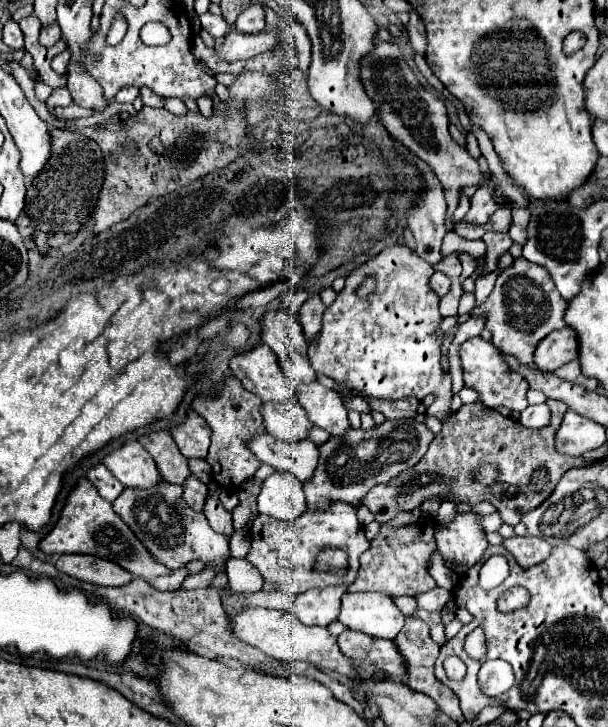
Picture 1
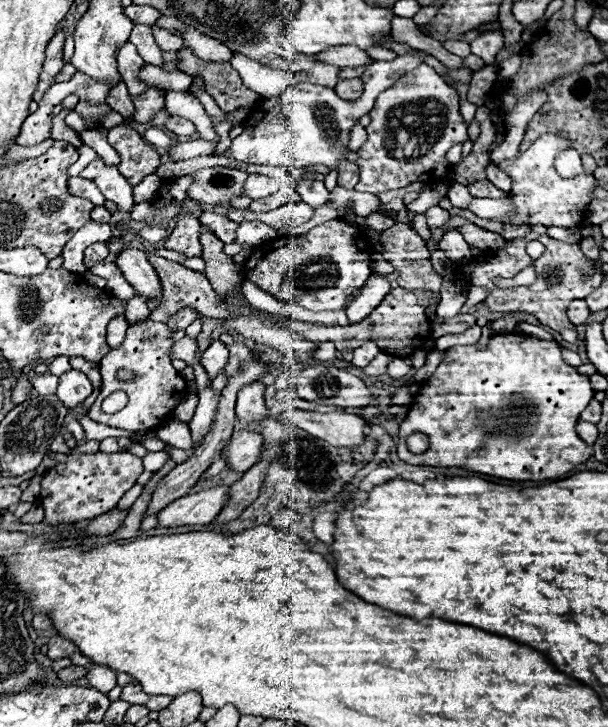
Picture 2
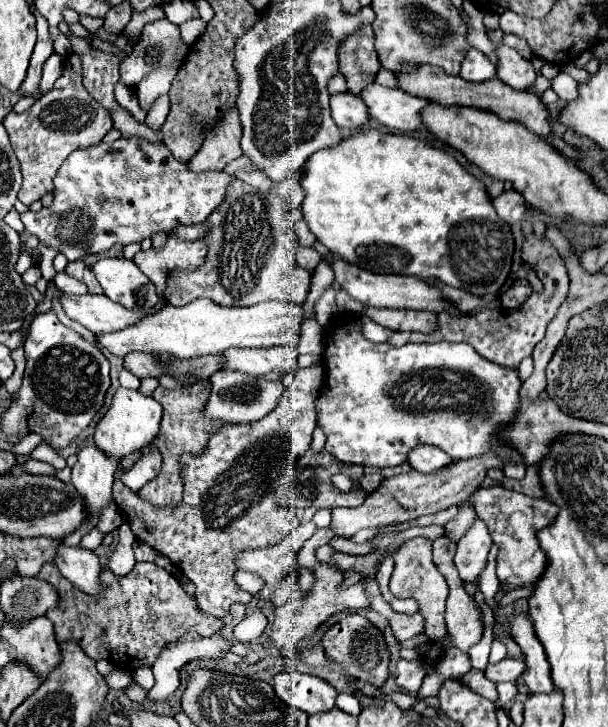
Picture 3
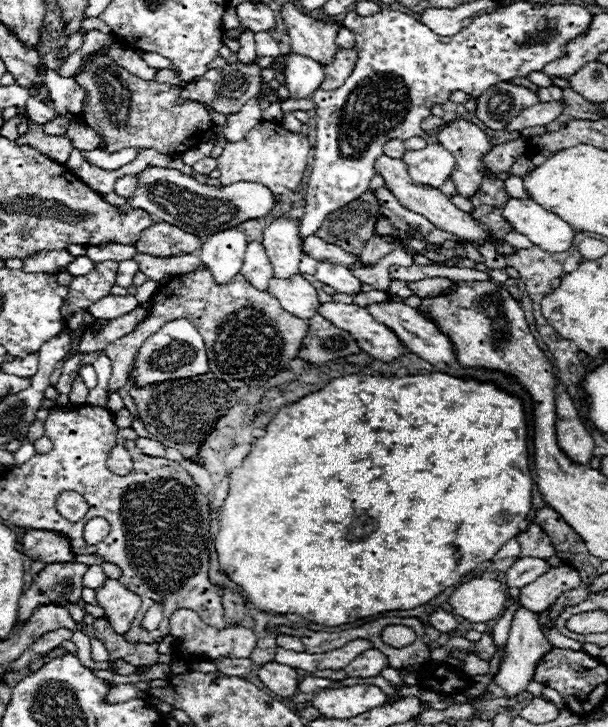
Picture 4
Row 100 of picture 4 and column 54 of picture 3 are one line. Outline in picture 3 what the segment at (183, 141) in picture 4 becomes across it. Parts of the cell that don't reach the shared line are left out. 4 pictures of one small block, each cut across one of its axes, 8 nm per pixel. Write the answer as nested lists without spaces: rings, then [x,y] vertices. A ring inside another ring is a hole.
[[[72,52],[66,60],[72,60],[72,64],[64,66],[62,76],[56,80],[50,92],[46,92],[38,102],[34,102],[34,106],[28,108],[26,112],[22,114],[10,112],[2,122],[10,134],[14,154],[20,162],[24,182],[18,200],[22,200],[24,204],[32,204],[34,200],[40,200],[48,192],[52,194],[54,192],[52,180],[62,162],[68,158],[68,154],[100,144],[102,138],[112,130],[110,112],[96,104],[96,100],[88,96],[88,90],[82,86],[80,54]]]

